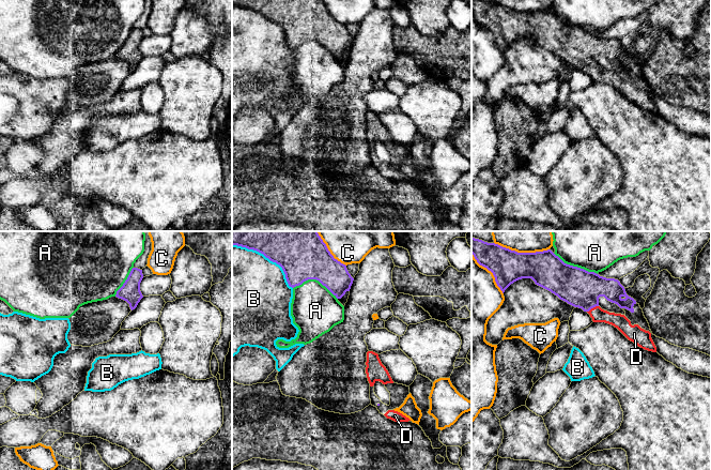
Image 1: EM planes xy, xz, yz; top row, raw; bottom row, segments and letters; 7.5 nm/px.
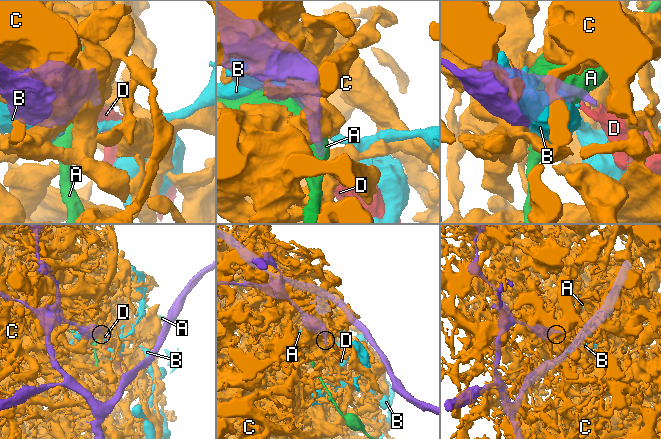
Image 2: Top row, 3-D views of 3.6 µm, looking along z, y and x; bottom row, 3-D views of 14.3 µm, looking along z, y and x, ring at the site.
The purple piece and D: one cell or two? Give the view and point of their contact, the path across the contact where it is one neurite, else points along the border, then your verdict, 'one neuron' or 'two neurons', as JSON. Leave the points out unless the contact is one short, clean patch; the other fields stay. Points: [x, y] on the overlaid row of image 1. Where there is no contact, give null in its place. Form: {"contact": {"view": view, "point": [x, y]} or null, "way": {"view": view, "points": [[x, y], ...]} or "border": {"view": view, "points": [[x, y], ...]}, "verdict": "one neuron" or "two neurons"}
{"contact": {"view": "yz", "point": [592, 307]}, "verdict": "one neuron"}

